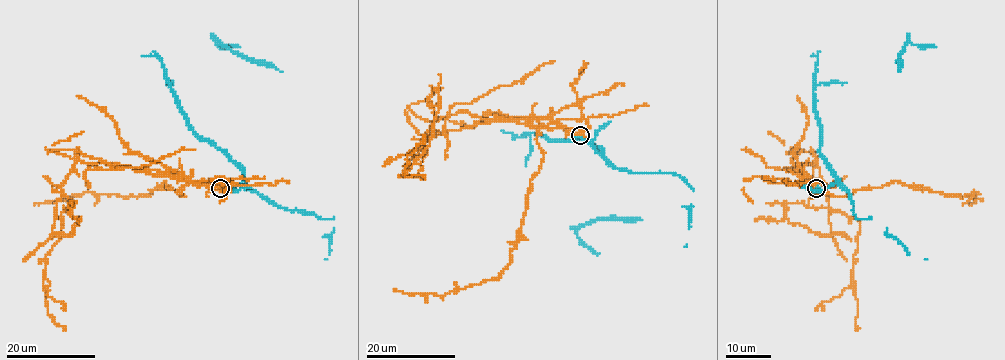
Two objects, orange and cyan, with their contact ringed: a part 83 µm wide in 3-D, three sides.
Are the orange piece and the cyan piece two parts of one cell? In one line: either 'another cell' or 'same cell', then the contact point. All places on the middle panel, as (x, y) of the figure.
another cell; place (580, 135)

